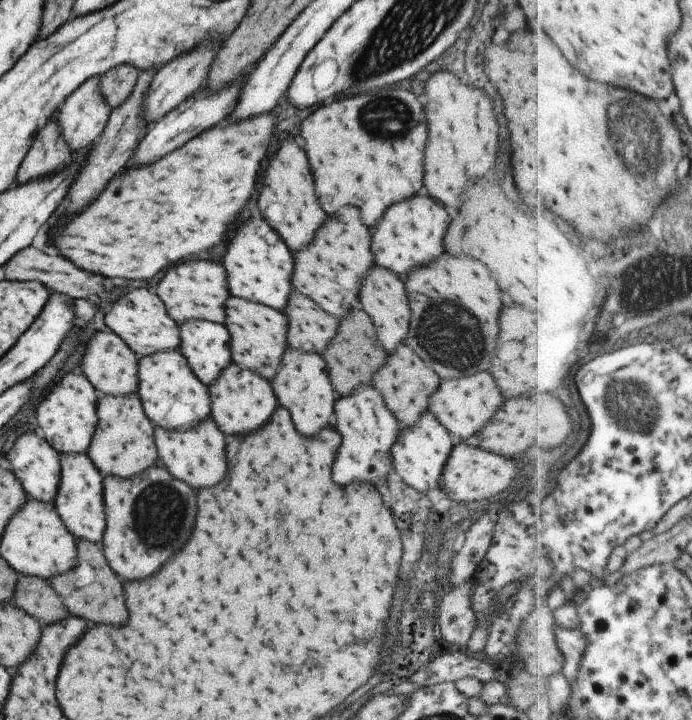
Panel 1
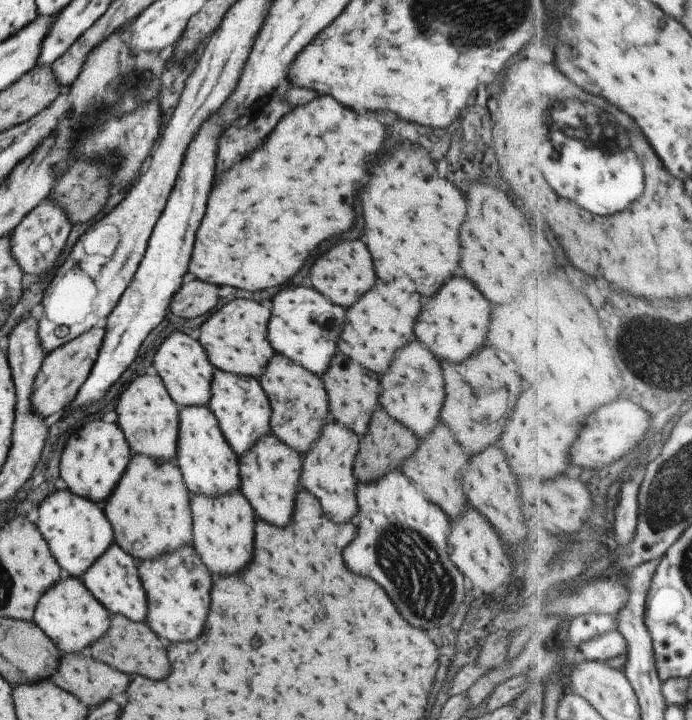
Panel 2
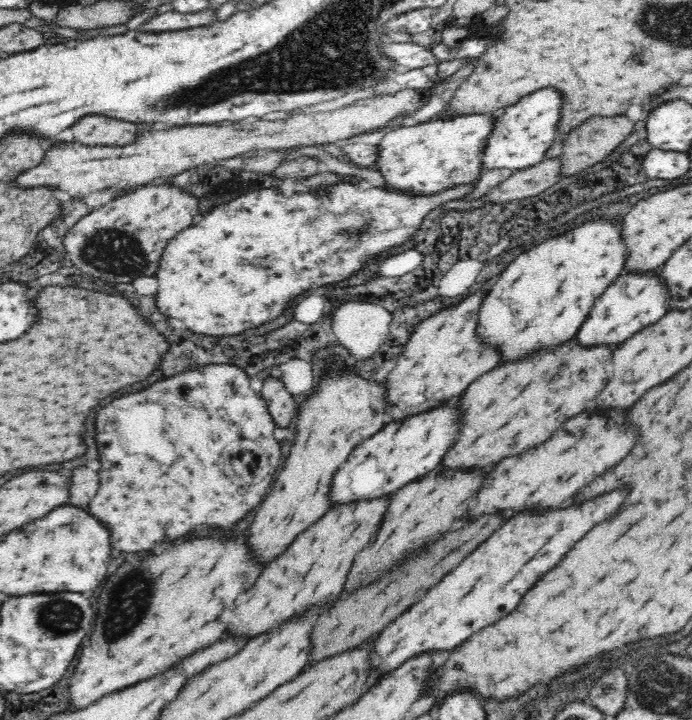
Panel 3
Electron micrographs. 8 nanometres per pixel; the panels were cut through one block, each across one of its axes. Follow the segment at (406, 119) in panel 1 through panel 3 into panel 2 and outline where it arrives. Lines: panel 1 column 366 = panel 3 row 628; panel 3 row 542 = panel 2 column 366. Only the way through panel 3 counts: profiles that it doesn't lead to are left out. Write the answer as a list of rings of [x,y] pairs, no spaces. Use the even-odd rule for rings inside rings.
[[[418,144],[394,146],[368,176],[368,182],[364,184],[360,198],[362,198],[362,216],[364,216],[364,242],[372,254],[372,260],[378,266],[378,272],[384,274],[388,270],[388,276],[384,280],[396,278],[398,270],[402,270],[414,280],[414,284],[418,284],[418,292],[432,294],[450,274],[462,276],[458,232],[466,218],[466,202],[462,198],[462,192],[450,180],[438,176],[436,164],[432,162],[430,154],[422,146]],[[392,246],[406,252],[406,258],[402,254],[402,258],[396,262],[392,254],[394,250]]]

